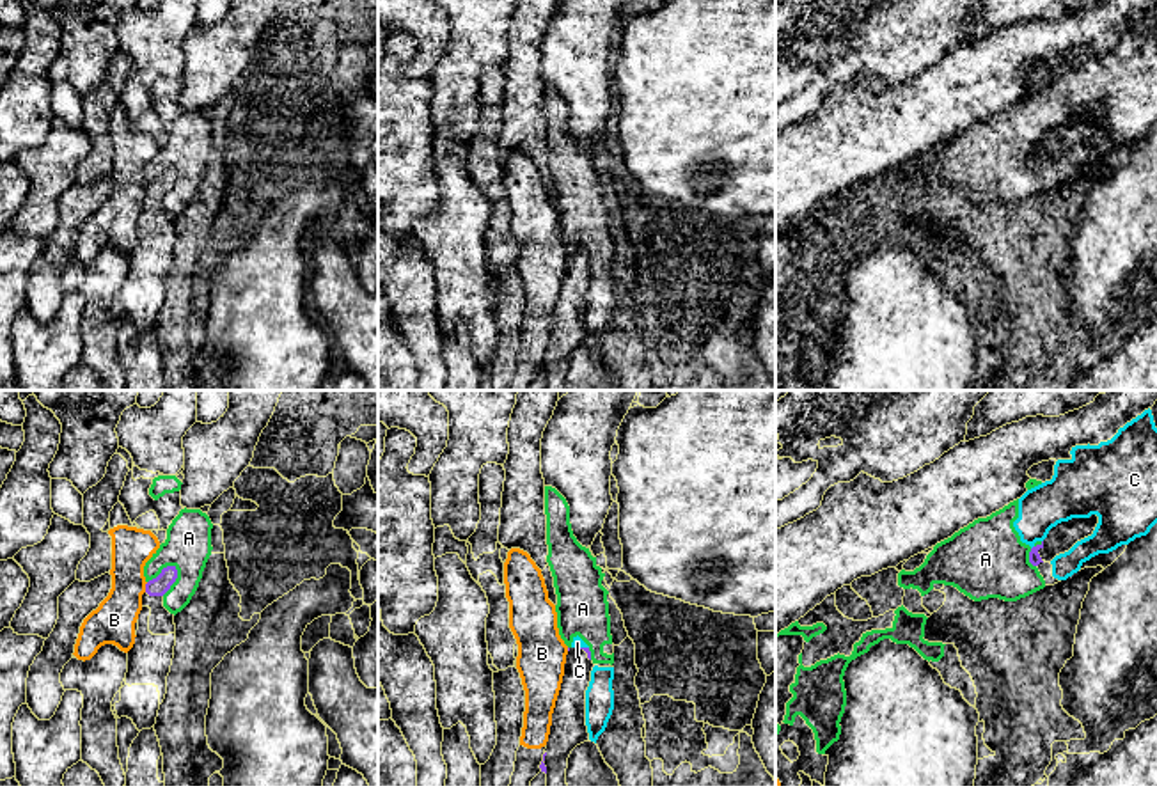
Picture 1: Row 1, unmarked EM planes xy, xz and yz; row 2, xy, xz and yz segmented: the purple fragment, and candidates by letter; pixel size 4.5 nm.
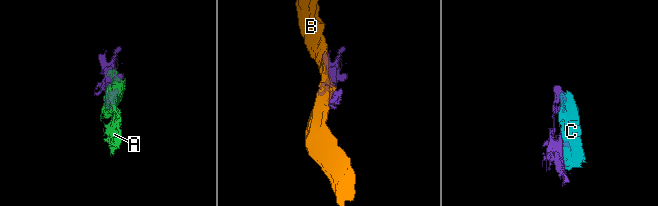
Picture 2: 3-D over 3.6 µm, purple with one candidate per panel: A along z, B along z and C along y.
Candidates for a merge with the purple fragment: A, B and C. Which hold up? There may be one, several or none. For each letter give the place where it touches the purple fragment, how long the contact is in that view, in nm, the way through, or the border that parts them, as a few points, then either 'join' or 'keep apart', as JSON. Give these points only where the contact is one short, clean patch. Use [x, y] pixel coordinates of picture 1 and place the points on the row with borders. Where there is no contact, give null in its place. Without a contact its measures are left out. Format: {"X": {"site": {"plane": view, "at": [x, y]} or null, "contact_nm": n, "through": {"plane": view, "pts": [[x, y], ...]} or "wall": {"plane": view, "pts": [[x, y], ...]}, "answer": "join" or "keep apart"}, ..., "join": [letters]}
{"A": {"site": {"plane": "xy", "at": [162, 570]}, "contact_nm": 160, "wall": {"plane": "xy", "pts": [[178, 570], [165, 566], [148, 582]]}, "answer": "keep apart"}, "B": {"site": {"plane": "xy", "at": [146, 588]}, "contact_nm": 50, "answer": "keep apart"}, "C": {"site": {"plane": "xz", "at": [584, 648]}, "contact_nm": 40, "answer": "keep apart"}, "join": []}

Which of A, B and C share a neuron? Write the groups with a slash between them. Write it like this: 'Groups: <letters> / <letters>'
Groups: A C / B

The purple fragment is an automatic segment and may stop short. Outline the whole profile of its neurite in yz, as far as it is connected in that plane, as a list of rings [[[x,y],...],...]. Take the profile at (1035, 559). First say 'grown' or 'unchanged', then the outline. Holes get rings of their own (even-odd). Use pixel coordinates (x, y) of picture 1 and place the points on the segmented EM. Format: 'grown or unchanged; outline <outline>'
grown; outline [[[1098,516],[1072,518],[1052,527],[1047,538],[1031,548],[1029,562],[1038,566],[1040,562],[1051,562],[1056,555],[1068,552],[1077,541],[1093,534],[1098,523]]]

